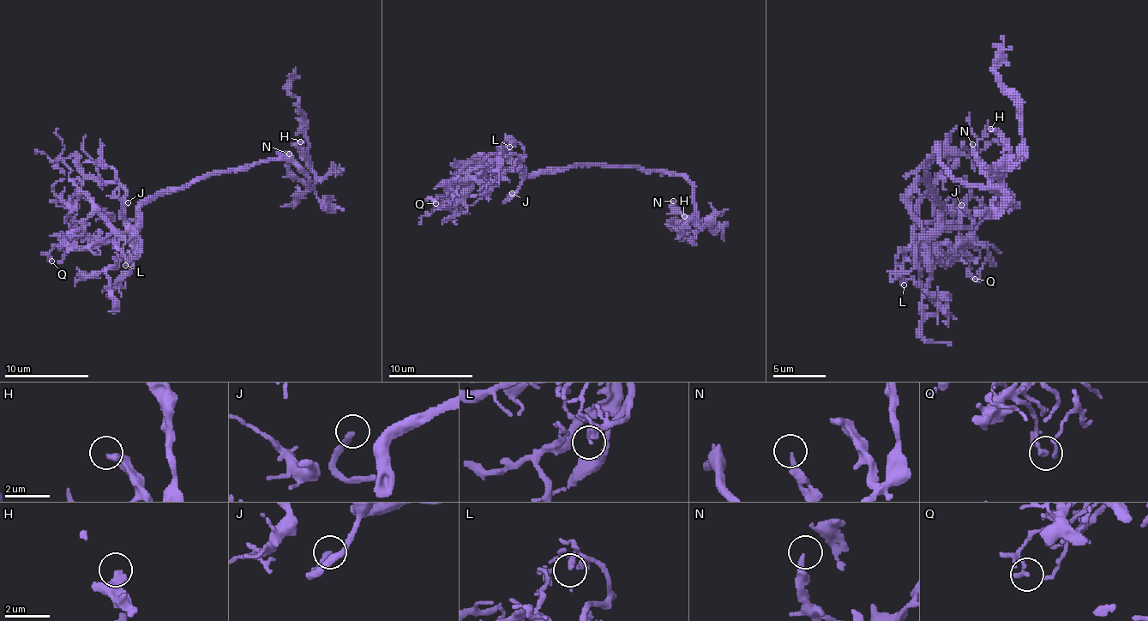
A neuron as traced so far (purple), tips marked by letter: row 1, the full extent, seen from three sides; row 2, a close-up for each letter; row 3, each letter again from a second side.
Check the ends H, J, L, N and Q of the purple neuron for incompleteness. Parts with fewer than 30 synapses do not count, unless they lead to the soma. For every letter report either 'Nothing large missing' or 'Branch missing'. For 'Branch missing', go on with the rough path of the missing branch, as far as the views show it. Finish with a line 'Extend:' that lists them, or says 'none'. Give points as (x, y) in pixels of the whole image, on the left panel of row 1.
H: Nothing large missing
J: Branch missing. Course of what is missing: (128, 202), (174, 181), (268, 168), (280, 181), (273, 162), (310, 172), (322, 153), (302, 147), (289, 177)
L: Nothing large missing
N: Nothing large missing
Q: Nothing large missing
Extend: J

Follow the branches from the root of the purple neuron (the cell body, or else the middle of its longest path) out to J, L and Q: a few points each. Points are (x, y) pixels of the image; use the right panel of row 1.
J: (927, 168), (927, 181), (940, 208), (940, 221), (946, 226), (970, 226), (972, 224), (972, 216), (961, 205)
L: (927, 168), (927, 181), (940, 208), (938, 224), (919, 242), (914, 256), (914, 266), (898, 276), (904, 285)
Q: (927, 168), (927, 181), (940, 210), (938, 226), (919, 250), (951, 253), (961, 244), (975, 279)

